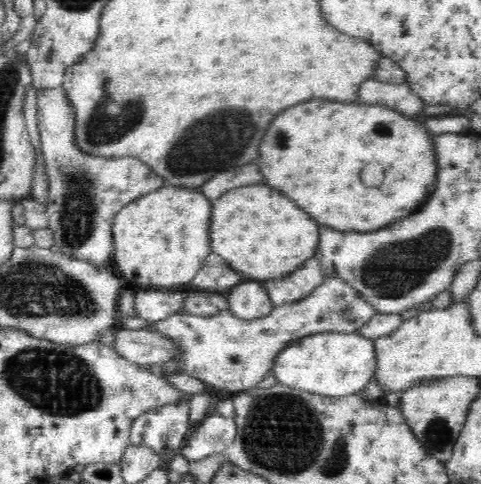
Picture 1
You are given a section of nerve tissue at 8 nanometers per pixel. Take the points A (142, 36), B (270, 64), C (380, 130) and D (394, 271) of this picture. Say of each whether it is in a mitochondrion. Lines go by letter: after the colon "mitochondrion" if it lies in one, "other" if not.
A: other
B: other
C: mitochondrion
D: mitochondrion

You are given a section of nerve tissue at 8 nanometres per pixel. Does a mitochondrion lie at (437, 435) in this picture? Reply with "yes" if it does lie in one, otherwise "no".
yes

